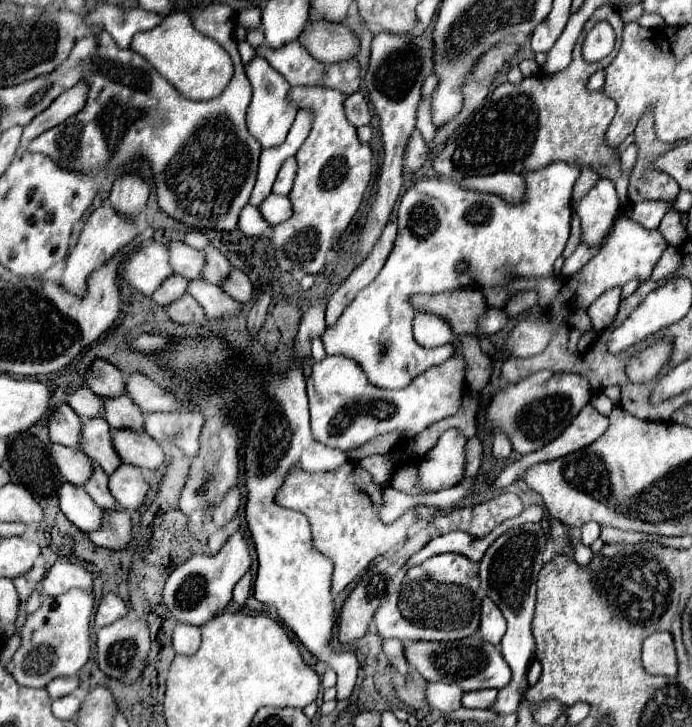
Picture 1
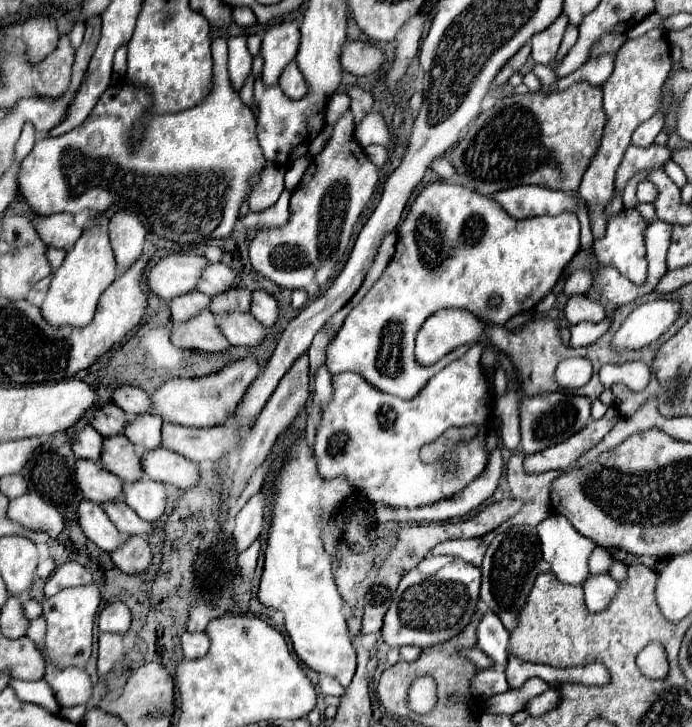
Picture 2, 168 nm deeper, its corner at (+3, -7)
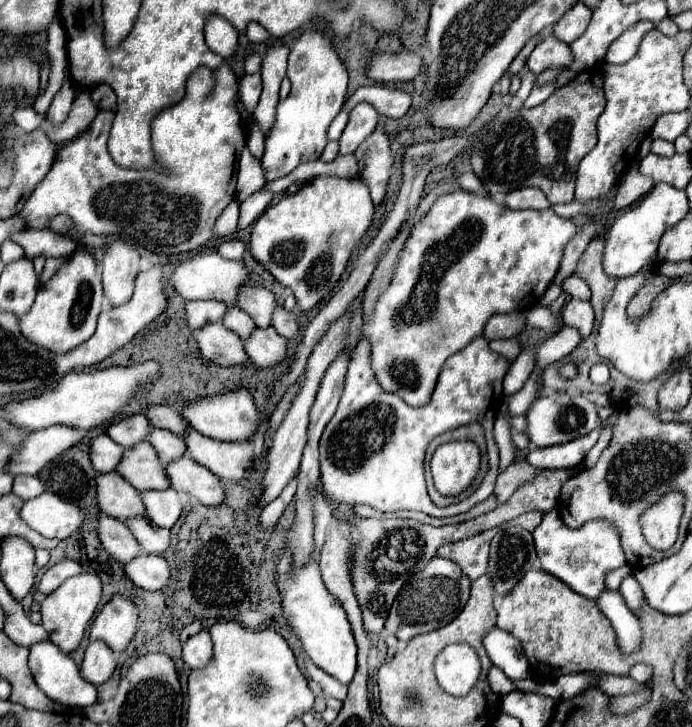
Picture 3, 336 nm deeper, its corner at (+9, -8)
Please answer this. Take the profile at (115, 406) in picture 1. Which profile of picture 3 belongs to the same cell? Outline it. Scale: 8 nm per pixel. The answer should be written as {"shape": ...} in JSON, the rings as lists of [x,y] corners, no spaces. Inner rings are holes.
{"shape":[[[152,428],[152,432],[148,434],[148,442],[158,452],[158,458],[162,464],[168,464],[168,460],[176,460],[184,454],[184,442],[180,440],[180,436],[172,434],[168,430]]]}

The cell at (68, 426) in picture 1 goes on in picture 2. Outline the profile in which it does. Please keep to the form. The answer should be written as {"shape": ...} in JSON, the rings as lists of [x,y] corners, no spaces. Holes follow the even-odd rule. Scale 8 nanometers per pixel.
{"shape":[[[84,427],[76,433],[76,437],[72,439],[72,449],[74,455],[80,459],[90,459],[90,461],[100,461],[102,455],[102,445],[104,445],[104,437],[94,429],[94,427]]]}

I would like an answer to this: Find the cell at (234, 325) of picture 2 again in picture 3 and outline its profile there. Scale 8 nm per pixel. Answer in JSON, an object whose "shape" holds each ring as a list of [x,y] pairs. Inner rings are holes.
{"shape":[[[256,328],[244,342],[244,350],[252,364],[266,368],[276,366],[286,356],[286,338],[278,336],[274,328]]]}

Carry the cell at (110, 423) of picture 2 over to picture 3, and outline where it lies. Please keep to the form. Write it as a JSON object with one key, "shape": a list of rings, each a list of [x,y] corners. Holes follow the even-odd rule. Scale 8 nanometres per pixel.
{"shape":[[[132,414],[132,416],[122,416],[116,422],[112,422],[106,430],[106,434],[120,446],[132,448],[132,444],[138,444],[146,440],[148,432],[152,426],[148,424],[144,414]]]}

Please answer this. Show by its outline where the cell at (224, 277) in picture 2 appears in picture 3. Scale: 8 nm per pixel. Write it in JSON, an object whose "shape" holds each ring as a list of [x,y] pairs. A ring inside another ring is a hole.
{"shape":[[[244,284],[240,292],[236,294],[236,306],[242,308],[250,318],[256,322],[256,326],[266,328],[270,326],[270,316],[276,306],[274,294],[258,284]]]}

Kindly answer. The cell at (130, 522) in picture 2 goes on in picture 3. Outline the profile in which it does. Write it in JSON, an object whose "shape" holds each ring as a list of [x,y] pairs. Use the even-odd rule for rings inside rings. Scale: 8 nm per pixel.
{"shape":[[[134,516],[126,520],[126,526],[130,528],[130,532],[134,534],[134,538],[138,540],[142,552],[152,552],[152,554],[164,554],[164,550],[168,548],[170,542],[170,530],[160,528],[150,524],[150,520],[142,518],[142,516]]]}

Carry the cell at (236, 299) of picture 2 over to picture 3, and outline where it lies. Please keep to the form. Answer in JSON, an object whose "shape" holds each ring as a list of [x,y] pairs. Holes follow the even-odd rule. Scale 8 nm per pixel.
{"shape":[[[228,308],[224,318],[222,318],[222,324],[228,330],[236,332],[240,338],[246,338],[252,332],[252,328],[256,328],[254,320],[244,310],[240,310],[240,308]]]}

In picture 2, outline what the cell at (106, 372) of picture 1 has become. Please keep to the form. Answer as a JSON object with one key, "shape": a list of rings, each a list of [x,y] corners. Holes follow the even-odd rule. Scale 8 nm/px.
{"shape":[[[118,387],[114,391],[114,403],[124,409],[130,417],[134,415],[144,415],[144,413],[152,413],[152,403],[146,391],[136,389],[136,387]]]}

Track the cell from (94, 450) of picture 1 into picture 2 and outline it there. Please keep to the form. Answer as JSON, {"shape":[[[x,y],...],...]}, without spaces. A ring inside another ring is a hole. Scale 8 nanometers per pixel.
{"shape":[[[124,435],[104,439],[102,463],[108,471],[118,475],[124,483],[134,483],[136,479],[144,477],[142,455]]]}

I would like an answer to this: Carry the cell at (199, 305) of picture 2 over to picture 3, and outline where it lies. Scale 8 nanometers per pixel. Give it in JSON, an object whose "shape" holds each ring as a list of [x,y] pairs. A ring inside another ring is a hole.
{"shape":[[[200,300],[200,302],[186,302],[186,324],[190,330],[196,330],[208,322],[218,322],[220,316],[226,312],[226,304],[218,300]]]}

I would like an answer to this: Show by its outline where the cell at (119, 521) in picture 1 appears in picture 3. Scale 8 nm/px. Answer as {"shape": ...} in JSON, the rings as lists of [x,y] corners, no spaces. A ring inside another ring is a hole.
{"shape":[[[138,554],[134,560],[124,564],[124,572],[132,584],[146,590],[160,590],[170,580],[168,564],[158,554]]]}

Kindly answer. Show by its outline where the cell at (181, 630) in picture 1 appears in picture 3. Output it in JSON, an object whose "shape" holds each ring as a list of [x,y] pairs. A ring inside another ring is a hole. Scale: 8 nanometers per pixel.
{"shape":[[[200,630],[182,644],[182,660],[190,668],[202,668],[212,656],[212,640],[208,630]]]}

